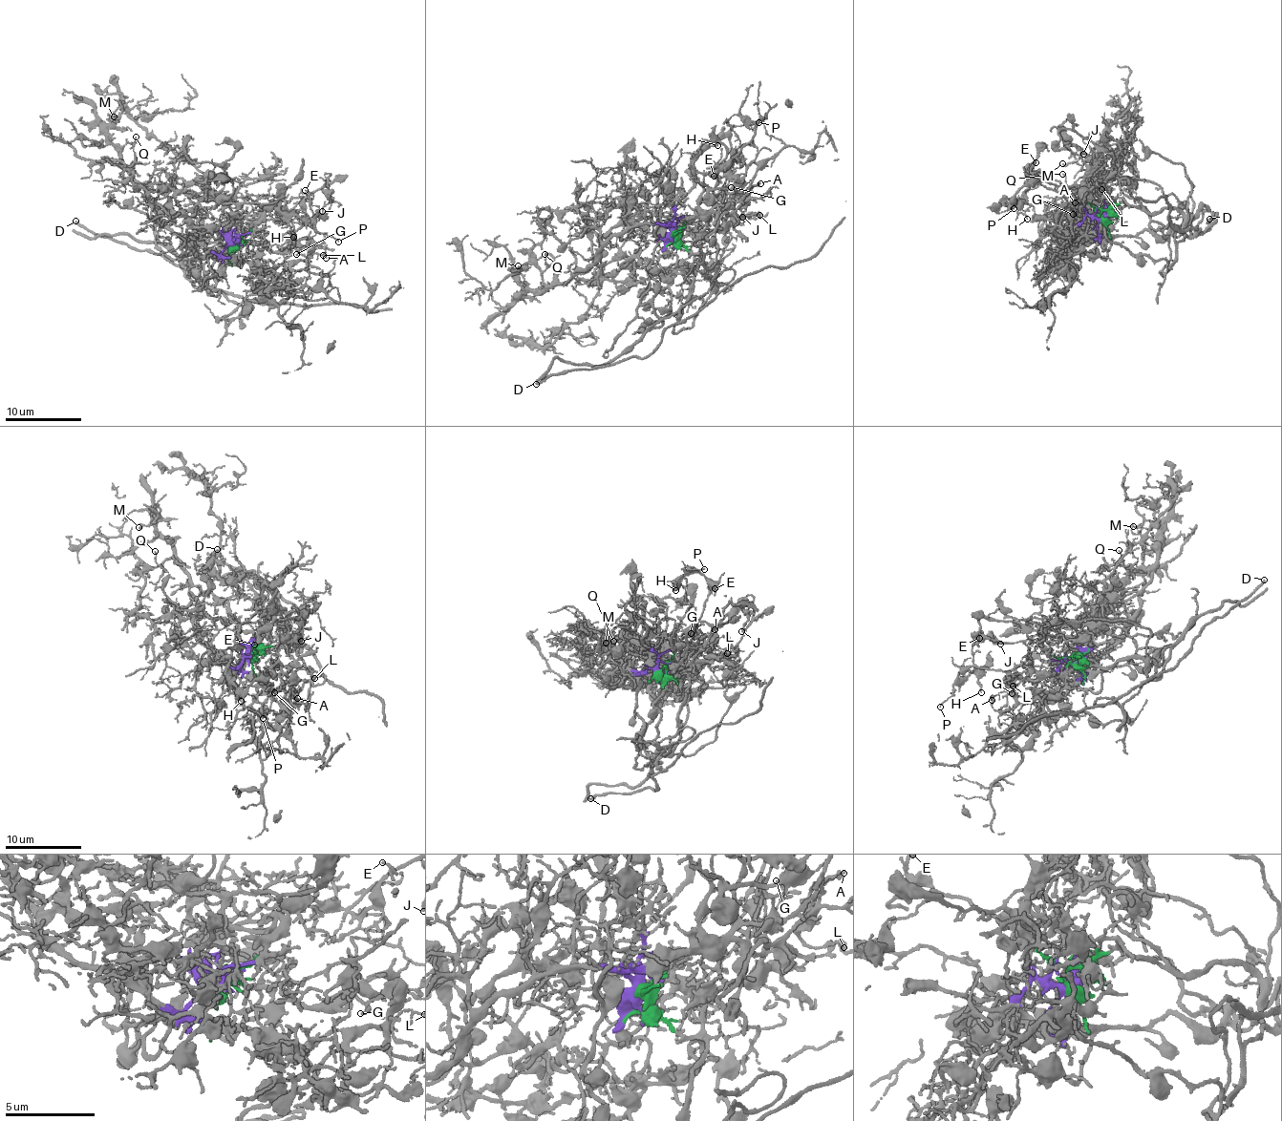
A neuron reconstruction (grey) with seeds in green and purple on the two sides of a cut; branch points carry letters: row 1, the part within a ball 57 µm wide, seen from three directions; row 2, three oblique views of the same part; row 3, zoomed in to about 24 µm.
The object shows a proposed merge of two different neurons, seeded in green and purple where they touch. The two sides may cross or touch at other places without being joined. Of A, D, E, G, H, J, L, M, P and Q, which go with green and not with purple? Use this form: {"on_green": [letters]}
{"on_green": ["A", "D", "E", "G", "H", "J", "L", "P"]}

